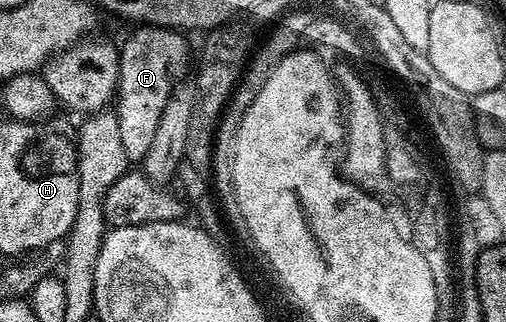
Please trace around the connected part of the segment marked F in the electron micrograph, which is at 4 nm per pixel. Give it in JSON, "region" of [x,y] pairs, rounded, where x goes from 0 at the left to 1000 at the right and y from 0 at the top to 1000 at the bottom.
{"region":[[[273,78],[263,90],[267,96],[251,115],[249,137],[239,137],[233,161],[229,354],[237,376],[237,438],[245,447],[245,475],[257,497],[277,500],[300,453],[300,425],[308,425],[308,385],[316,376],[316,351],[324,351],[324,326],[332,326],[332,301],[375,196],[375,146],[368,137],[370,112],[342,84]]]}

